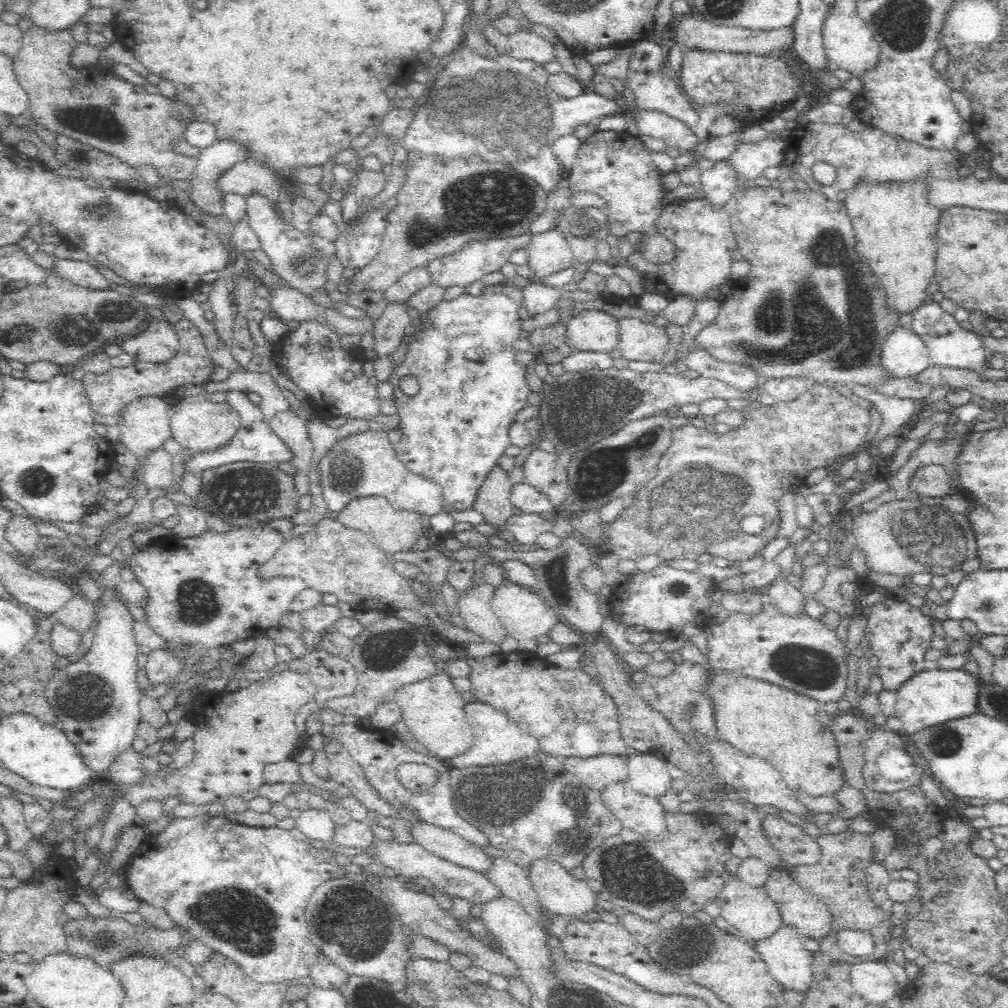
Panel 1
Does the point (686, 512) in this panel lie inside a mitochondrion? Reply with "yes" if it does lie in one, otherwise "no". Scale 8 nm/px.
yes

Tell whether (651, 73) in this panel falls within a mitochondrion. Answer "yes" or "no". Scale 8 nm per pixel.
no

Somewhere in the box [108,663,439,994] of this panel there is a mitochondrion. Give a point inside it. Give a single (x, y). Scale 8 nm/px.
(354, 927)

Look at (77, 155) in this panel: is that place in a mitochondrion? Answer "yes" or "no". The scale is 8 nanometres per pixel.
yes

